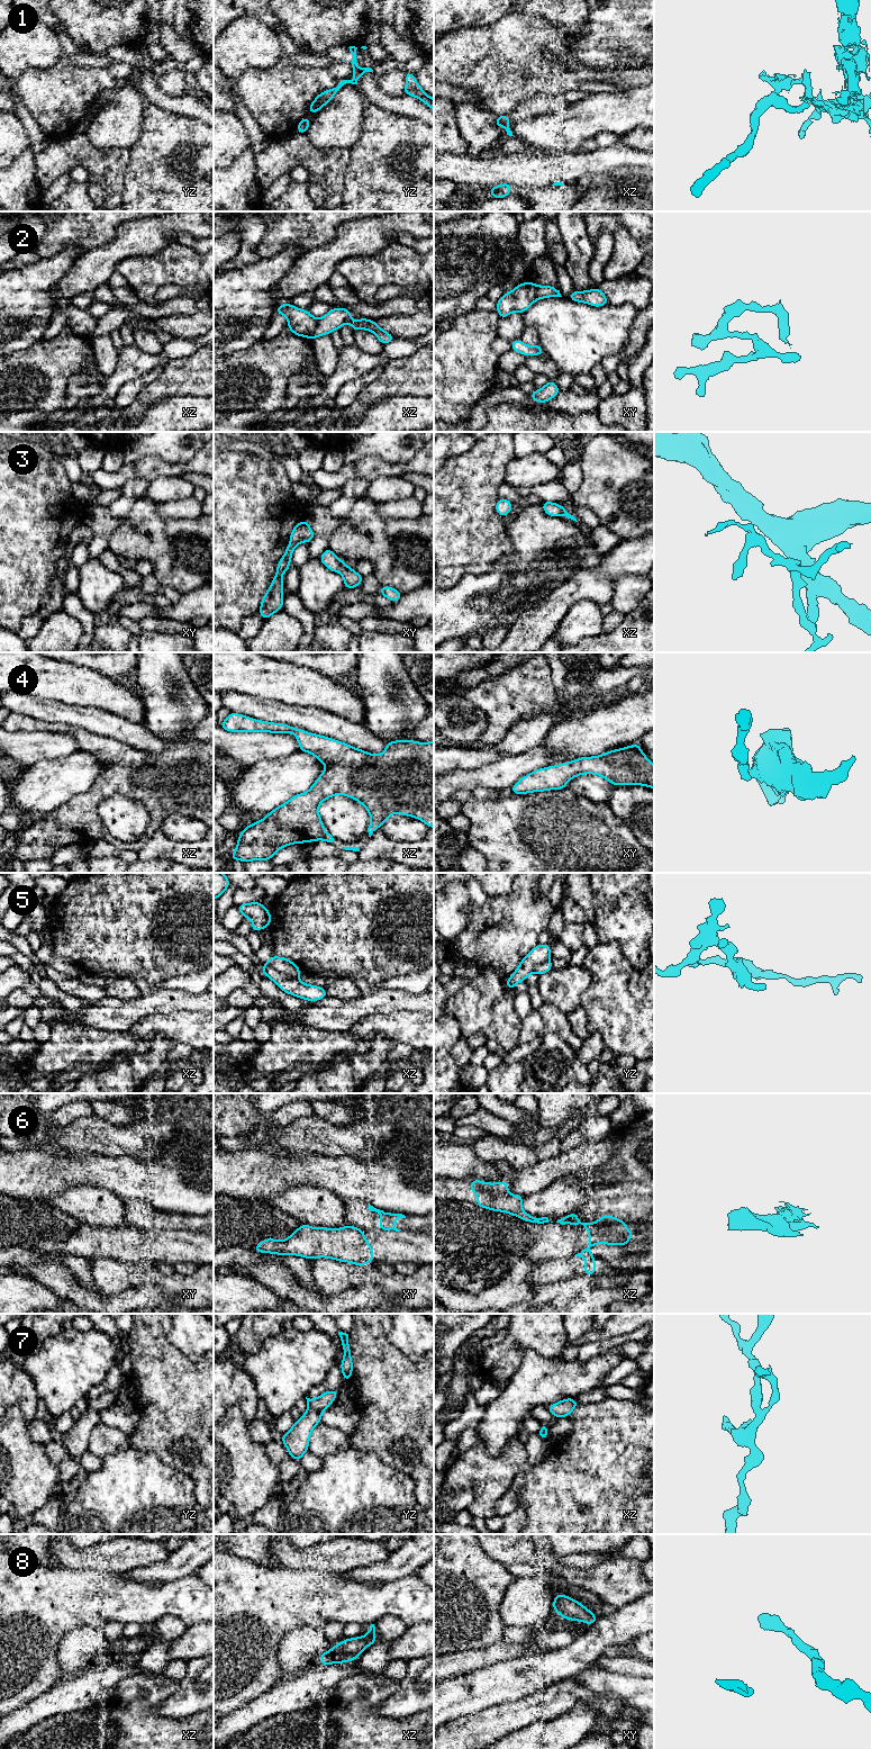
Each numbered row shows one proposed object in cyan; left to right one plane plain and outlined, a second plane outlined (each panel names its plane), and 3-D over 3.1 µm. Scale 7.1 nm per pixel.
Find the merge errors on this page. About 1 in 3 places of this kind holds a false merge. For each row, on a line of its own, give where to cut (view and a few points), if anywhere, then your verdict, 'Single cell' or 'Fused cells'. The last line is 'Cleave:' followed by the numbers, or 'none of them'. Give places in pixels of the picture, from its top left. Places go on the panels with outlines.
1: Split along yz (344, 80), (346, 82). Fused cells
2: Split along xz (317, 319), (317, 326), (309, 337). Fused cells
3: No split. Single cell
4: No split. Single cell
5: Split along xz (268, 962), (280, 974), (297, 977). Fused cells
6: Split along xz (562, 1217), (569, 1220), (578, 1220). Fused cells
7: No split. Single cell
8: No split. Single cell
Cleave: 1, 2, 5, 6

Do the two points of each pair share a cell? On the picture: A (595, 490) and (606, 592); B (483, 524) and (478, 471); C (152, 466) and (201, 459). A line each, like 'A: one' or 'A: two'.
A: two
B: one
C: one

